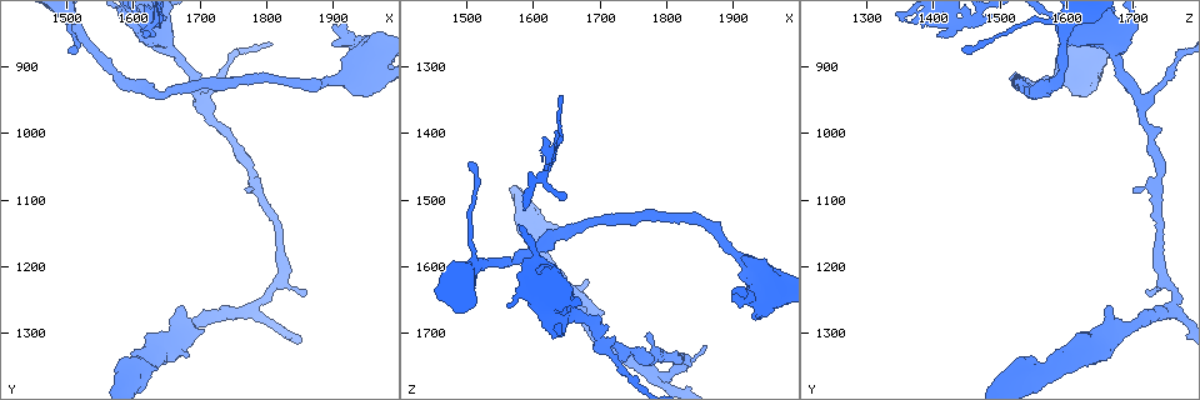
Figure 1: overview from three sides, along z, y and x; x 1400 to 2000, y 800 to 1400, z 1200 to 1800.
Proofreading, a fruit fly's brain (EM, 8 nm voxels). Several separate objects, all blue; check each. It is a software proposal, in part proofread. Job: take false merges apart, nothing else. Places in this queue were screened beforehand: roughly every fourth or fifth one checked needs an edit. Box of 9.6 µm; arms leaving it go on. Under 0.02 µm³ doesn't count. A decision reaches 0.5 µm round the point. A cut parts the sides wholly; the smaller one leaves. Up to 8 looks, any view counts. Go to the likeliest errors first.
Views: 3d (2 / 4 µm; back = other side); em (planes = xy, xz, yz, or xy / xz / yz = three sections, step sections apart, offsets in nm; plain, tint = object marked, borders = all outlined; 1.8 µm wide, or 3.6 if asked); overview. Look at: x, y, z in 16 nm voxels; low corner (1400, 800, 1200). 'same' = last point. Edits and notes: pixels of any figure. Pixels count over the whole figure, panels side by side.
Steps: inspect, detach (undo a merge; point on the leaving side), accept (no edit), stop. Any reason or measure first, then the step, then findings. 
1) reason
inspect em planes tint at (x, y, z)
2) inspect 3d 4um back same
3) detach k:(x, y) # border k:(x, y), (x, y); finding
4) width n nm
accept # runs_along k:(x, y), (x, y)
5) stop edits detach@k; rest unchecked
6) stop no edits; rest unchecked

sudden change in width
inspect em yz step 16 tint at (1615, 855, 1595)

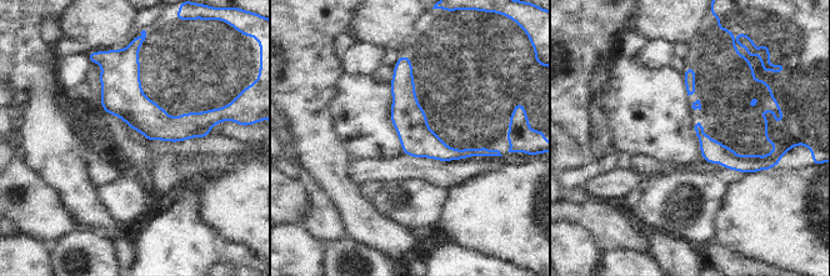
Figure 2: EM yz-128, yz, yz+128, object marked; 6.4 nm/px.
inspect em planes tint same

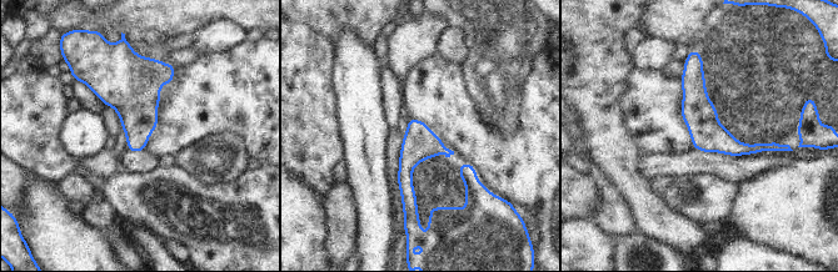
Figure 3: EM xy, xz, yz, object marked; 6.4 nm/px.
accept # runs_along 3:(694, 58), (699, 115), (733, 147), (773, 147); continuous, no second neuron

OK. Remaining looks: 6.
side arm on a straight run
inspect em planes tint at (1700, 955, 1715)

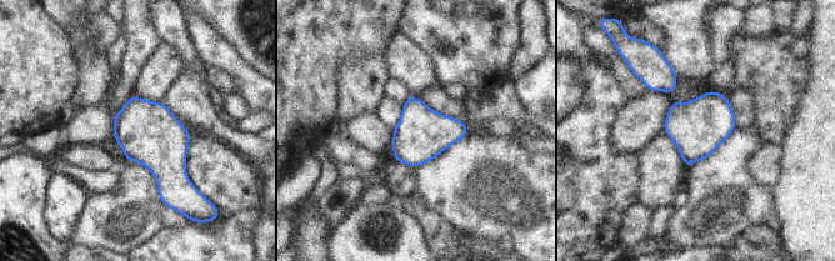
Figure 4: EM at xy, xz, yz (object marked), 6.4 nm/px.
accept # continuous, no second neuron

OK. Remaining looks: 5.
a fork
inspect em xy step 4 tint at (1780, 1265, 1760)

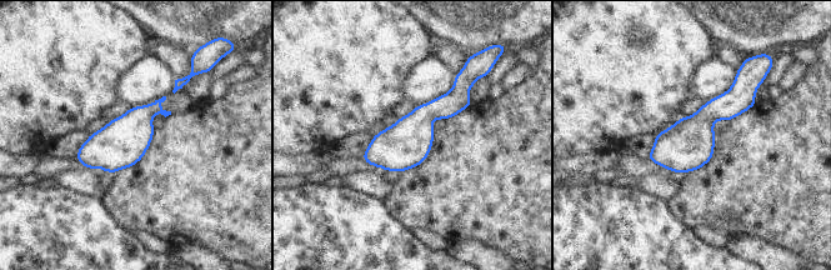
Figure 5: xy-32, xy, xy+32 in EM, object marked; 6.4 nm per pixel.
accept # one neuron here

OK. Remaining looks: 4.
stop no edits; rest unchecked

